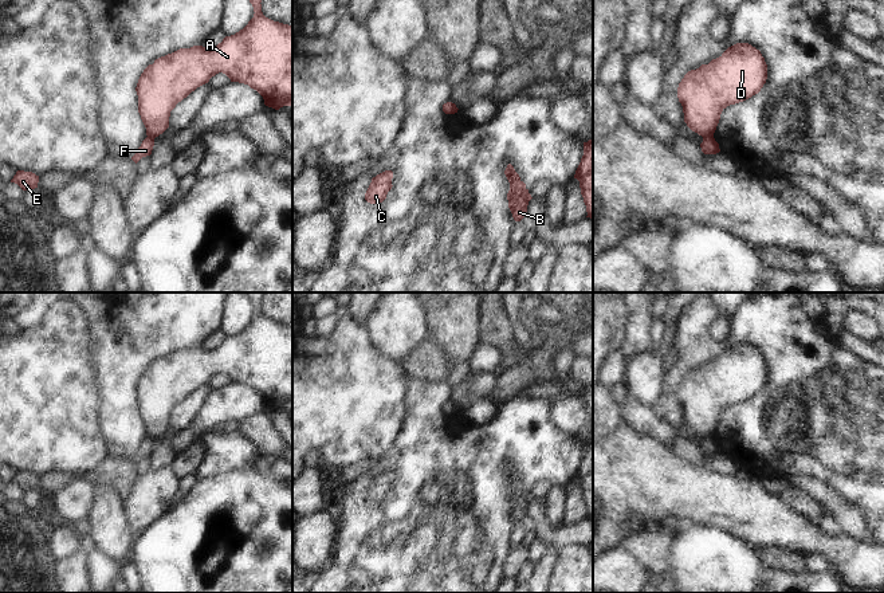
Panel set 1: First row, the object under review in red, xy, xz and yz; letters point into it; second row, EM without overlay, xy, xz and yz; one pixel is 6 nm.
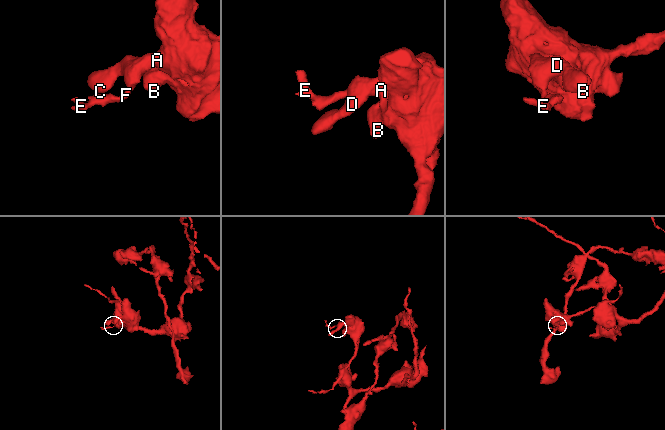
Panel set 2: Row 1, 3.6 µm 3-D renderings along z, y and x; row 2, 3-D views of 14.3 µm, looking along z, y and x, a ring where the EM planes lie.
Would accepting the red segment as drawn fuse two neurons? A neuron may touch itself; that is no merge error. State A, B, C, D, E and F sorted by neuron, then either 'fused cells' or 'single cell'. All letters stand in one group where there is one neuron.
A B C D / E F; fused cells

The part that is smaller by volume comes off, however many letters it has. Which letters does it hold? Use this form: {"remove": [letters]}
{"remove": ["E", "F"]}

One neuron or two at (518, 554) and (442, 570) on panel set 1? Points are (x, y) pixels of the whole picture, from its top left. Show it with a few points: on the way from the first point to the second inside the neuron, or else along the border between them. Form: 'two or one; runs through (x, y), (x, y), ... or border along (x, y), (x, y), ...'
two; border along (511, 550), (503, 564), (502, 578)

